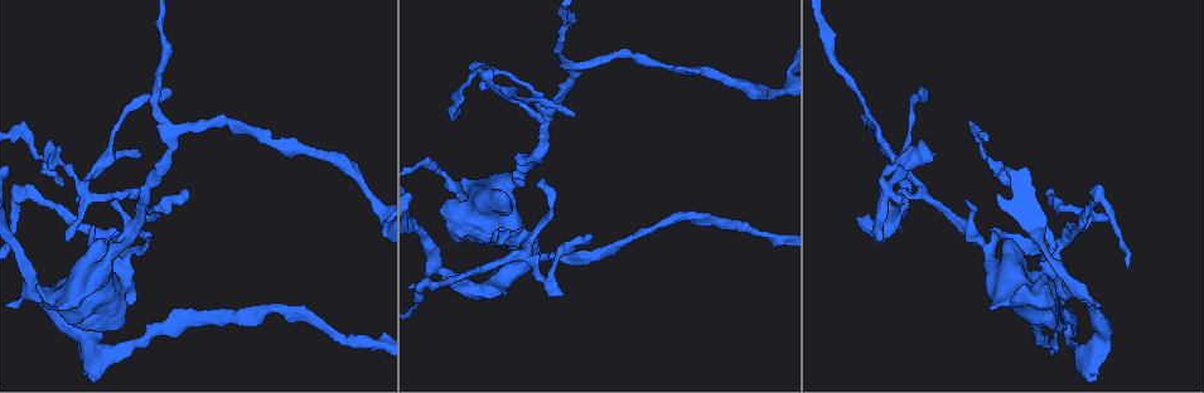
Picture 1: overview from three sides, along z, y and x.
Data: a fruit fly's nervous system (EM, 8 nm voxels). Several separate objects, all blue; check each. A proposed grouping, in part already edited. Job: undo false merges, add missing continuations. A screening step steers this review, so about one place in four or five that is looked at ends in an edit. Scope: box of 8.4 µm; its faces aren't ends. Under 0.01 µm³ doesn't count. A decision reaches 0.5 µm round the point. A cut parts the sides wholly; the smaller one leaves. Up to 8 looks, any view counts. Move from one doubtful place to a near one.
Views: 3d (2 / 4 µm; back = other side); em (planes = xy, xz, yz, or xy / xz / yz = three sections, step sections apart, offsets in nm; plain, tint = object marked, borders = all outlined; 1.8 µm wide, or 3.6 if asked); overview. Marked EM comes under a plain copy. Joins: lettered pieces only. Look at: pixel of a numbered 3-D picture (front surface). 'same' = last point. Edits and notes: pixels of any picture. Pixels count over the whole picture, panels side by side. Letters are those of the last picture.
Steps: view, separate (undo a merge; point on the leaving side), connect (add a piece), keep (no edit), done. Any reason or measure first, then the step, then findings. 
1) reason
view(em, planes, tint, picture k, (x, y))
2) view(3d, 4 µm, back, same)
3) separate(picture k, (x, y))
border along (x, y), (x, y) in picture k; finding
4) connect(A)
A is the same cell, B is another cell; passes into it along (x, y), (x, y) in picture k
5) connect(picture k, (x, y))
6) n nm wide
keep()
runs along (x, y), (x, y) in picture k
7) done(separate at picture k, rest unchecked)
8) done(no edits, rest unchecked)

an open end
view(3d, 2 µm, picture 1, (992, 309))

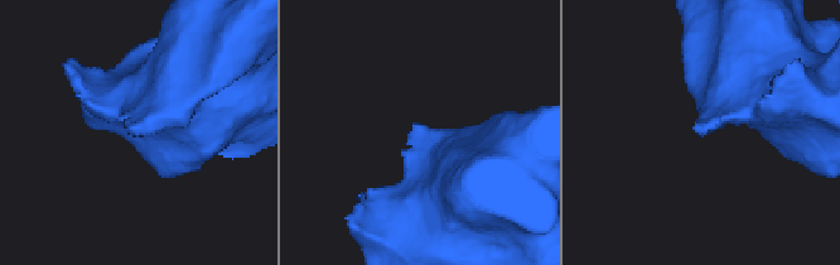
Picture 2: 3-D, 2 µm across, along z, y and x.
view(em, xy, step 8, tint, picture 2, (699, 132))

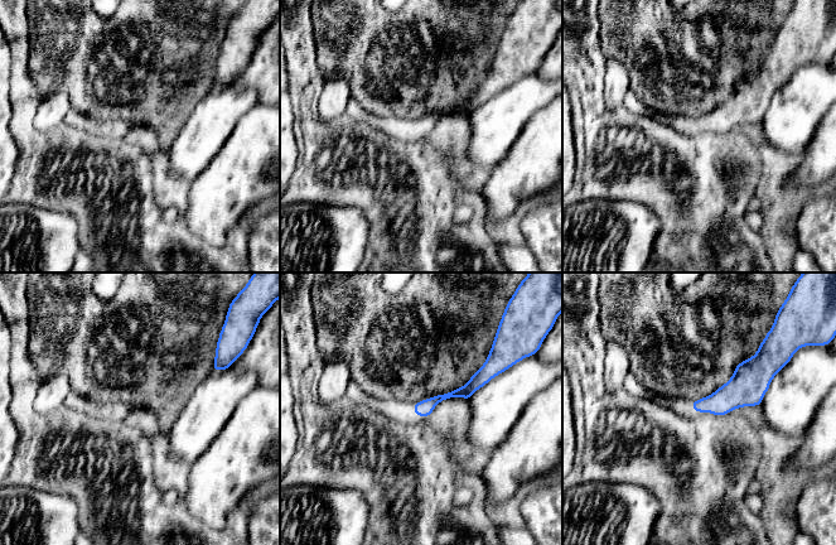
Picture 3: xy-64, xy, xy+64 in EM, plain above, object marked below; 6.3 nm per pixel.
view(em, planes, borders, same)

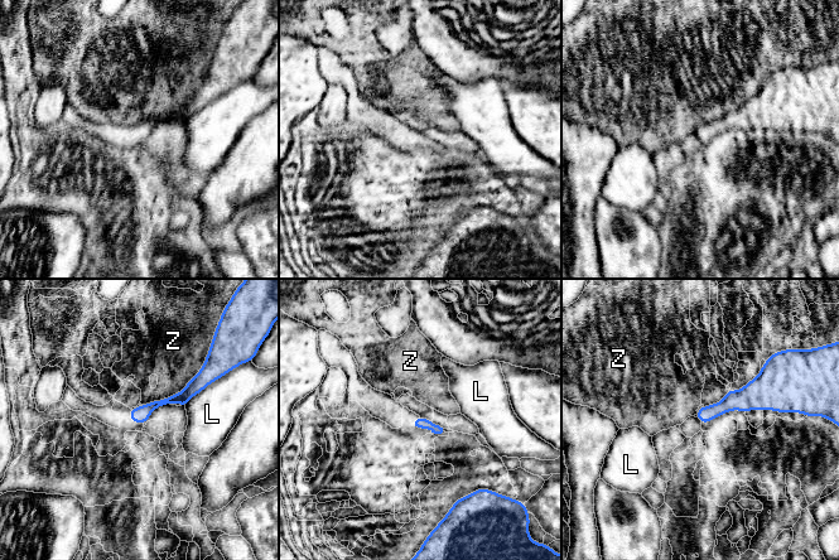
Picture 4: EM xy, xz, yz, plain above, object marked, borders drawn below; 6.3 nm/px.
Z touches over 480 nm
keep()
L and Z are other cells; runs along (202, 381), (183, 397), (133, 416) in picture 4; none of them fits

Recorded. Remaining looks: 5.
branch stops here
view(3d, 4 µm, picture 1, (542, 181))

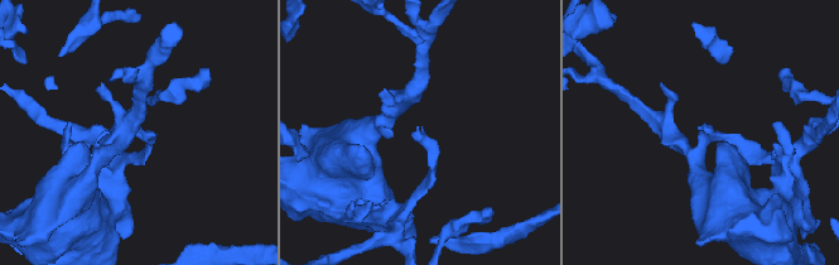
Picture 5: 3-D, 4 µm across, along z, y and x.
now the EM
view(em, planes, borders, picture 5, (701, 125))

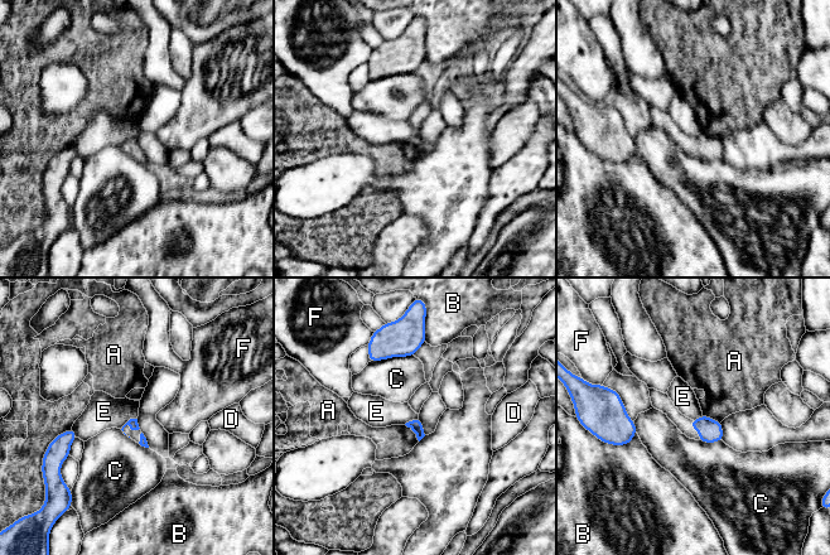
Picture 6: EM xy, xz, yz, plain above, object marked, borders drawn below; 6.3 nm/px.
70 nm wide
keep()
A, B, C, D, E and F are other cells; border along (136, 418), (131, 418), (121, 429) in picture 6; no lettered piece goes on from it

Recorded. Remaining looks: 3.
thin end
view(3d, 2 µm, picture 1, (466, 195))

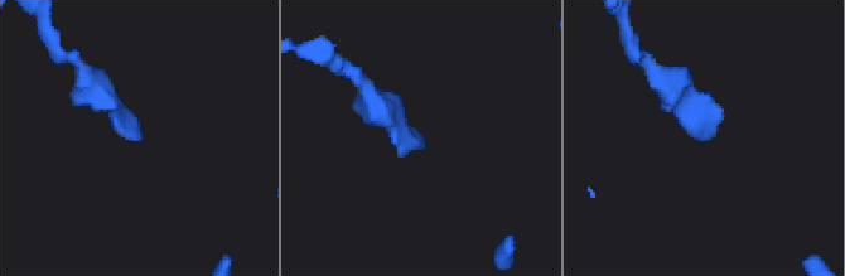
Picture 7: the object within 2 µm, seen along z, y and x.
need the tissue
view(em, yz, step 8, tint, picture 7, (421, 136))

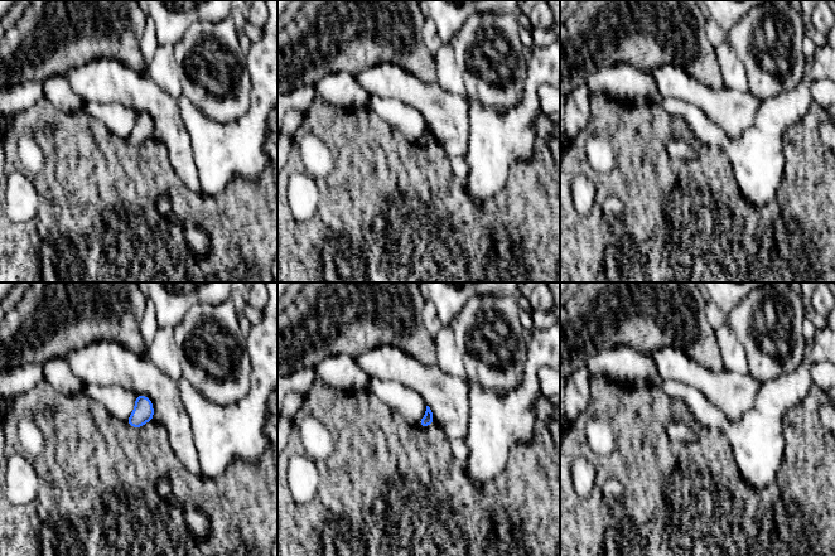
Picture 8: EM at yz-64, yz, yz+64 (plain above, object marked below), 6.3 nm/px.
view(em, yz, step 8, borders, same)

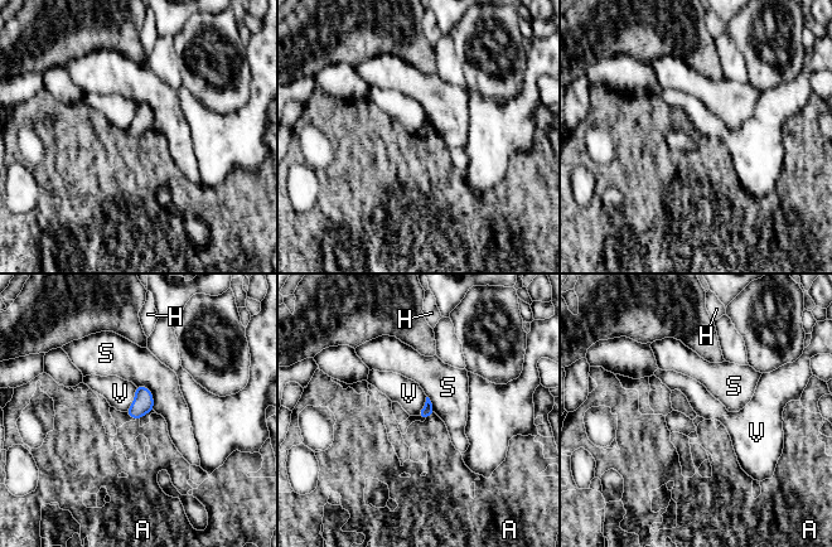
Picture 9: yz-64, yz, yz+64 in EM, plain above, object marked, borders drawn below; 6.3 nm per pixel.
keep()
A, H, S and V are other cells; border along (135, 386), (134, 401), (125, 411) in picture 9; no lettered piece goes on from it

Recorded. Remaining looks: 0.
done(no edits, rest unchecked)

